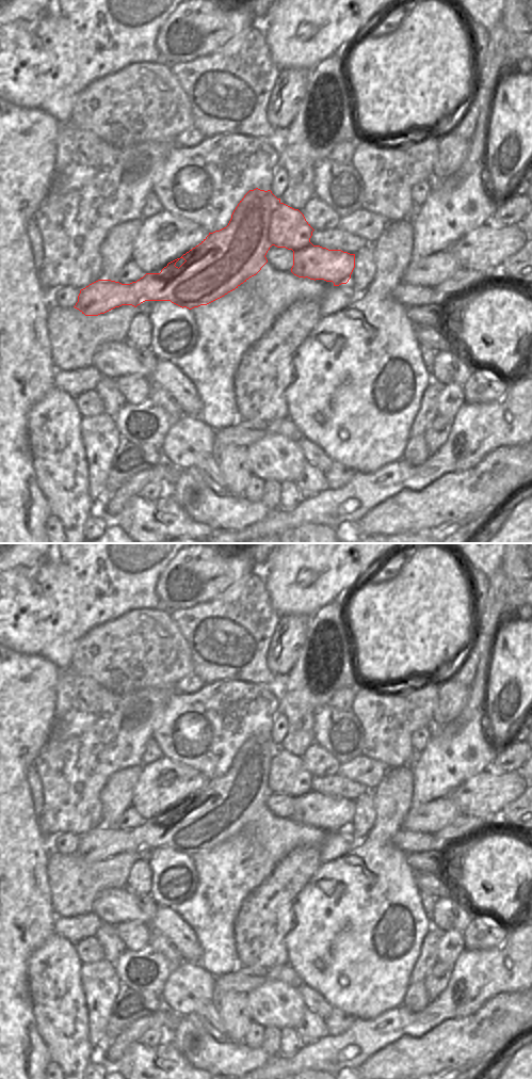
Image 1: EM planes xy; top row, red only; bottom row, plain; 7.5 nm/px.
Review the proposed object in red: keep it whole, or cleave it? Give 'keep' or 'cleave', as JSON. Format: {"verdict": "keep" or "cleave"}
{"verdict": "cleave"}

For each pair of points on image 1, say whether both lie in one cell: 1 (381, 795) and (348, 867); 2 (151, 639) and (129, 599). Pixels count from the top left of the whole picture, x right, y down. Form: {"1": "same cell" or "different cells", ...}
{"1": "same cell", "2": "different cells"}

